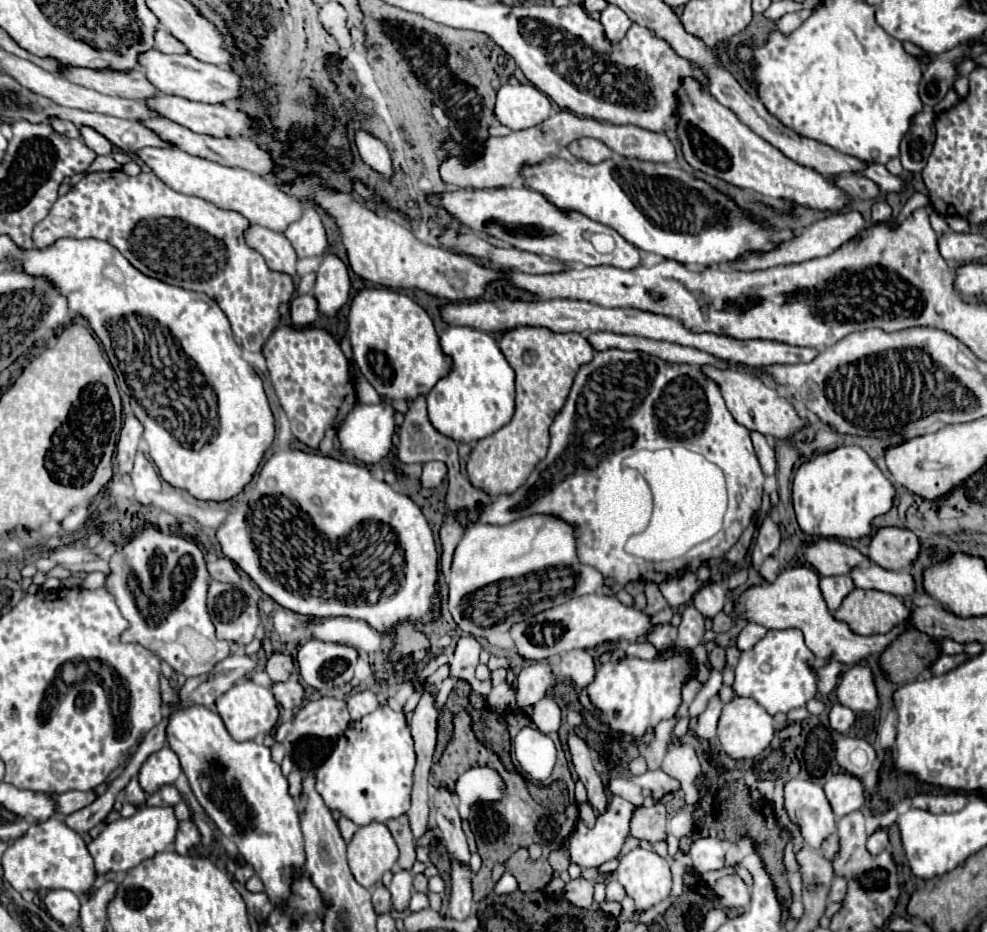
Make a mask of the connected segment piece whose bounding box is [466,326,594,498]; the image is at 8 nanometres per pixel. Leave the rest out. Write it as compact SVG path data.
M530 326L506 332L500 340L500 350L516 372L516 412L504 428L476 442L466 464L472 486L484 490L492 498L516 492L544 458L550 442L548 428L562 410L578 368L594 356L590 342L578 332L558 334L548 328Z

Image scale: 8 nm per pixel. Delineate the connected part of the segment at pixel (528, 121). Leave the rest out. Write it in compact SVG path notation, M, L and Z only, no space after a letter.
M504 84L496 96L496 118L510 130L524 130L544 122L552 114L552 104L532 84Z

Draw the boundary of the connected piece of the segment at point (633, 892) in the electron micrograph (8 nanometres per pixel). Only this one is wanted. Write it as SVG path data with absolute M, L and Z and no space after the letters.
M634 848L618 864L618 882L634 900L638 910L648 910L666 900L672 890L668 860L652 850Z

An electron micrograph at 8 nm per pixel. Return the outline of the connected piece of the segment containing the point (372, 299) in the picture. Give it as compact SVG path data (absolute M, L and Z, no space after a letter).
M364 288L354 296L348 318L354 362L382 398L412 402L450 374L452 364L440 348L436 328L412 298L386 288Z

